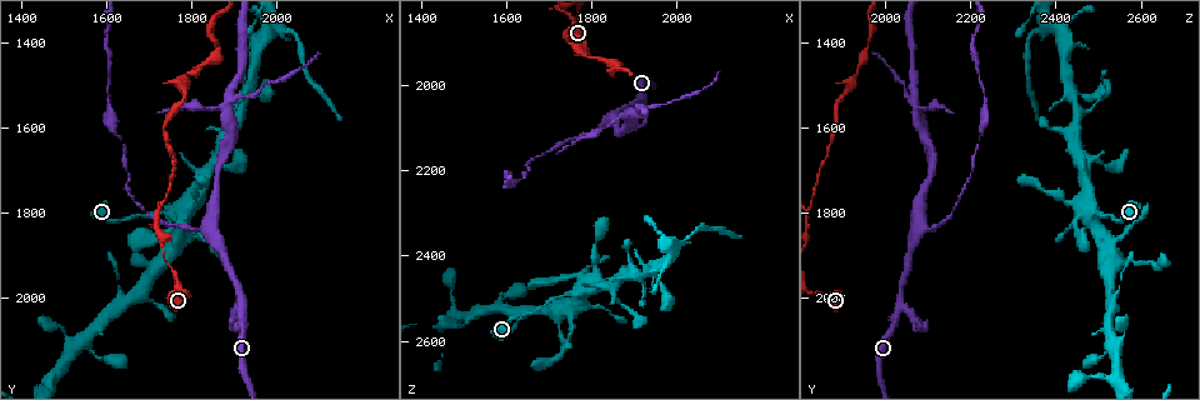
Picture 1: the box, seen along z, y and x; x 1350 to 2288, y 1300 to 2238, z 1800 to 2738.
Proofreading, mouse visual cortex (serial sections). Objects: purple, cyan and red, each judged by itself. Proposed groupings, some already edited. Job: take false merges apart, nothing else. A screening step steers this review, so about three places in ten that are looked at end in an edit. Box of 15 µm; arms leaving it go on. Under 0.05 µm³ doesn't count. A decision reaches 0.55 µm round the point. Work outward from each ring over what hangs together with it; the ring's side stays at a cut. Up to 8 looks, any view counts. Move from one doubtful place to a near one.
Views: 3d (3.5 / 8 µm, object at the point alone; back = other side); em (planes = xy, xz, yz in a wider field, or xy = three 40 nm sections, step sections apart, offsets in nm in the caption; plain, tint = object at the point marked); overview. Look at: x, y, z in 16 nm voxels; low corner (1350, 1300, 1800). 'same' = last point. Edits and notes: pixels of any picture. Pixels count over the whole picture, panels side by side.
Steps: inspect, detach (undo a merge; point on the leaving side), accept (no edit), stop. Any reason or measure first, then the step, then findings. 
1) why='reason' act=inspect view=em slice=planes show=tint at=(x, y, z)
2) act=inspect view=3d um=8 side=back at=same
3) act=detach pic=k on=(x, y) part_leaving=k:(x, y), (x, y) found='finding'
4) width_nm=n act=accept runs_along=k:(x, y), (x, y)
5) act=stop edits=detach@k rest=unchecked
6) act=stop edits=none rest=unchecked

why='side arm on a straight run' act=inspect view=3d um=8 at=(1915, 2020, 2040)

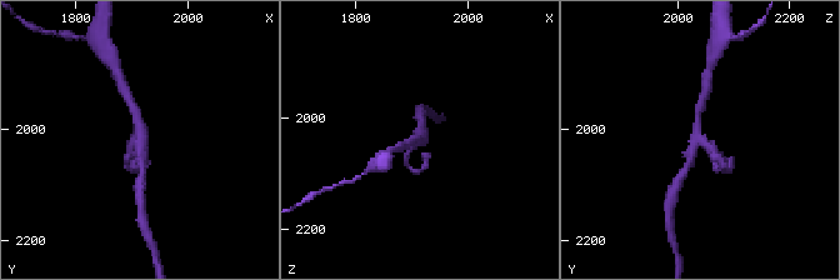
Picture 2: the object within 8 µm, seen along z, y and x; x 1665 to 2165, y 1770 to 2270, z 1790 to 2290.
why='zoom in' act=inspect view=3d um=3.5 at=(1920, 2025, 2030)

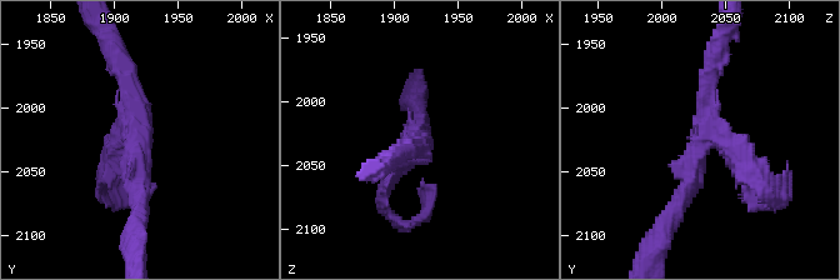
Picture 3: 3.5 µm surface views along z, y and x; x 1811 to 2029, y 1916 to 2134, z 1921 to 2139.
arms=3 arm_widths_nm=200,250,250 why='now the EM' act=inspect view=em slice=xy step=1 show=tint at=(1918, 2026, 2036)

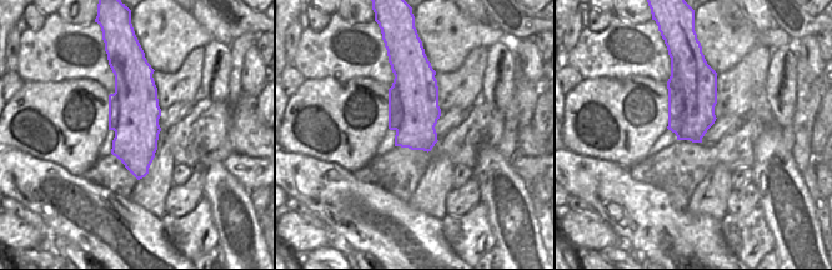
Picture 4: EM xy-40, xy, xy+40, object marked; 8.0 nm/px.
width_nm=400 act=detach pic=3 on=(433, 189) part_leaving=3:(395, 170), (383, 211), (410, 224), (429, 205) found='a second cell is stuck on'

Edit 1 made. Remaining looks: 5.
why='abrupt turn' act=inspect view=3d um=3.5 at=(1775, 1485, 1920)

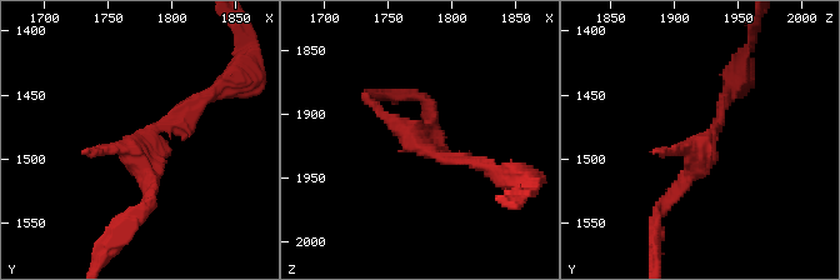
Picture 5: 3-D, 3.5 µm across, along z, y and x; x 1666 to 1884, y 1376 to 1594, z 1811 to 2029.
act=inspect view=em slice=xy step=3 show=tint at=(1774, 1490, 1924)

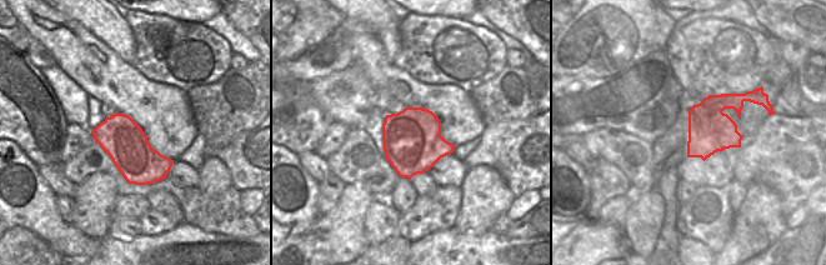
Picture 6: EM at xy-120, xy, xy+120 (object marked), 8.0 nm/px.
act=accept runs_along=5:(660, 211), (695, 170), (724, 100) found='one cell here'

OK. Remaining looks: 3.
why='small branch off a trunk' act=inspect view=3d um=3.5 at=(1885, 1560, 2070)

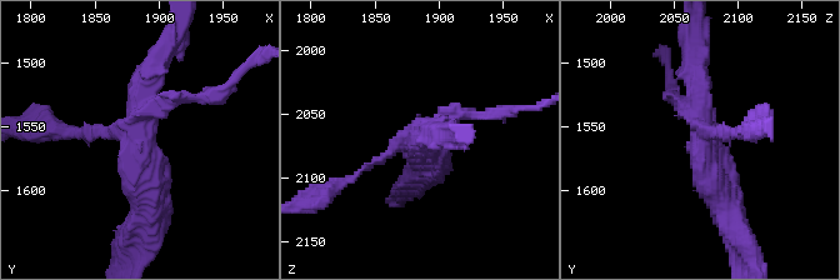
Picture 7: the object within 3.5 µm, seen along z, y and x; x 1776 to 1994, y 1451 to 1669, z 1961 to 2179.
arms=4 arm_widths_nm=100,200,300,400 act=detach pic=7 on=(728, 134) part_leaving=7:(704, 135), (765, 128) found='a second cell is stuck on'

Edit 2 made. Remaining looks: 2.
act=stop edits=detach@3,detach@7 rest=unchecked

